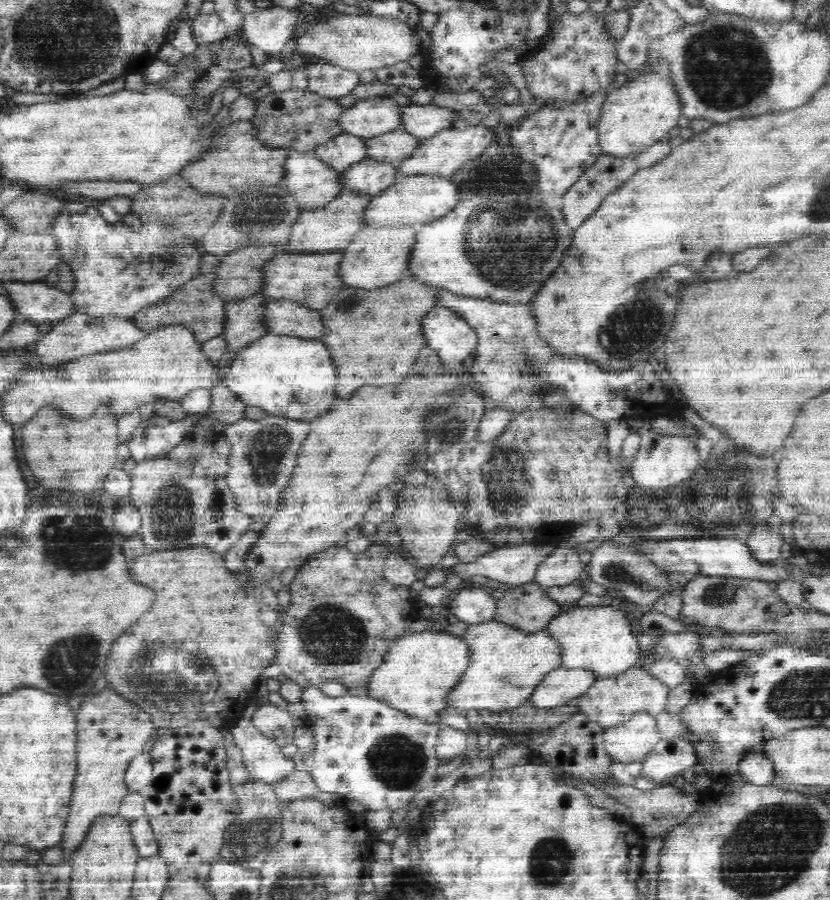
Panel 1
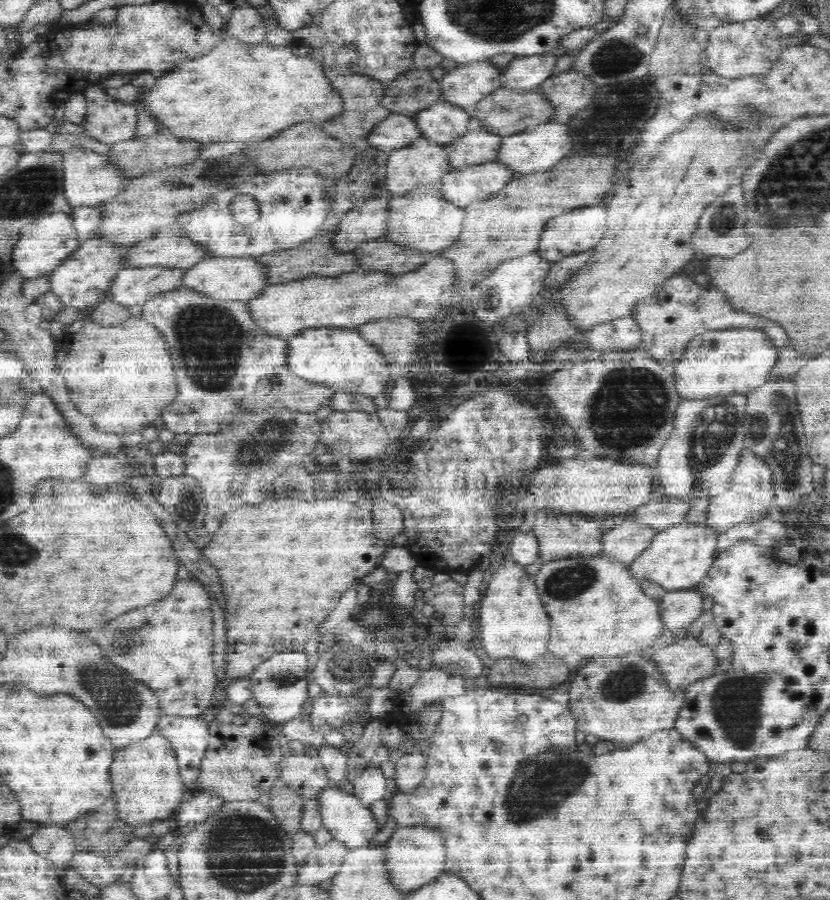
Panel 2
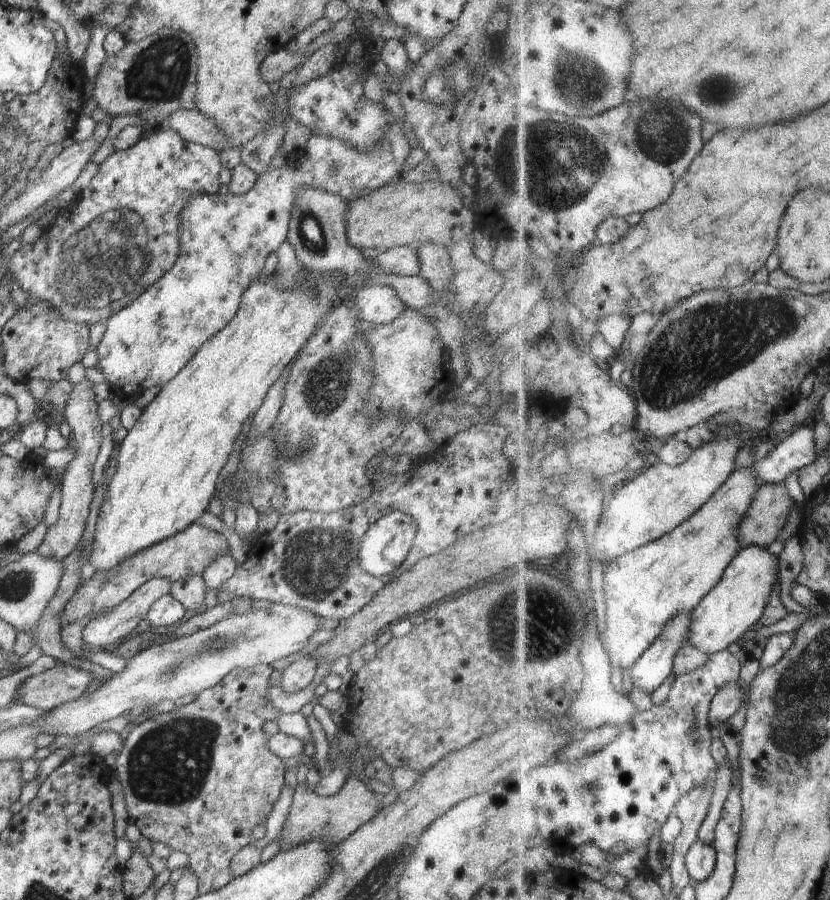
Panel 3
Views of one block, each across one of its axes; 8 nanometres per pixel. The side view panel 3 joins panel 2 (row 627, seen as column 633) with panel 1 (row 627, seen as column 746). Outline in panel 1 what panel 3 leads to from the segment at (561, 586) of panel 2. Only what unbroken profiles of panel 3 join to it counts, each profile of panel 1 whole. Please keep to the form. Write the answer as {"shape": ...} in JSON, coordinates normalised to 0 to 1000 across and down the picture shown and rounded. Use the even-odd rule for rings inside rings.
{"shape":[[[593,687],[586,691],[565,693],[558,706],[559,710],[570,718],[567,720],[570,722],[569,736],[561,743],[555,759],[543,771],[543,784],[557,792],[569,788],[583,787],[590,790],[622,788],[634,780],[639,780],[642,769],[661,747],[678,740],[677,714],[659,699],[639,702],[627,700],[612,691]]]}

